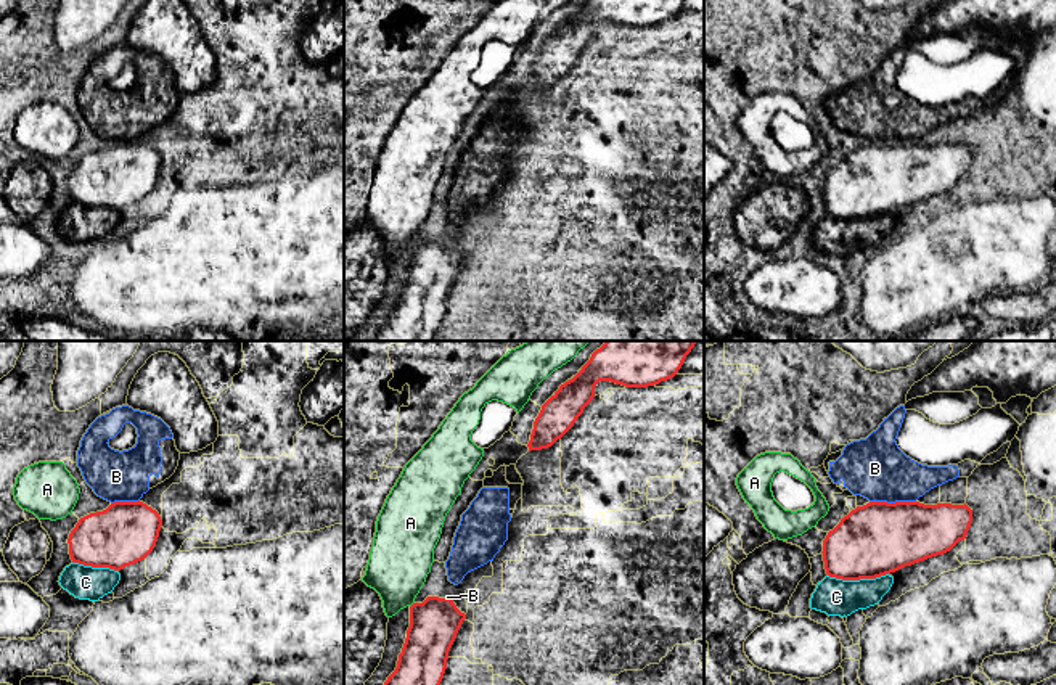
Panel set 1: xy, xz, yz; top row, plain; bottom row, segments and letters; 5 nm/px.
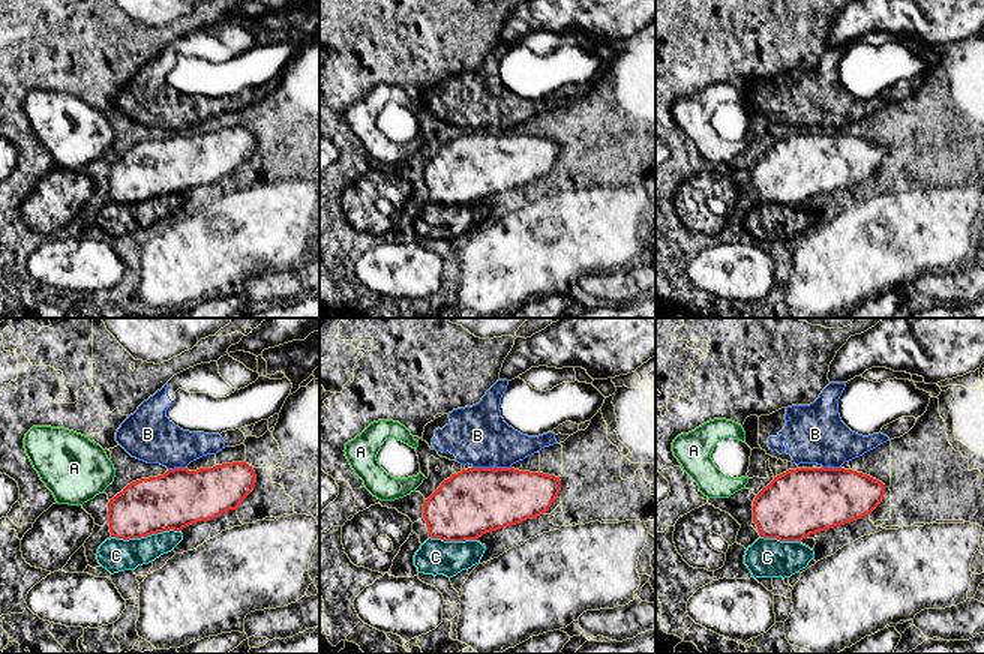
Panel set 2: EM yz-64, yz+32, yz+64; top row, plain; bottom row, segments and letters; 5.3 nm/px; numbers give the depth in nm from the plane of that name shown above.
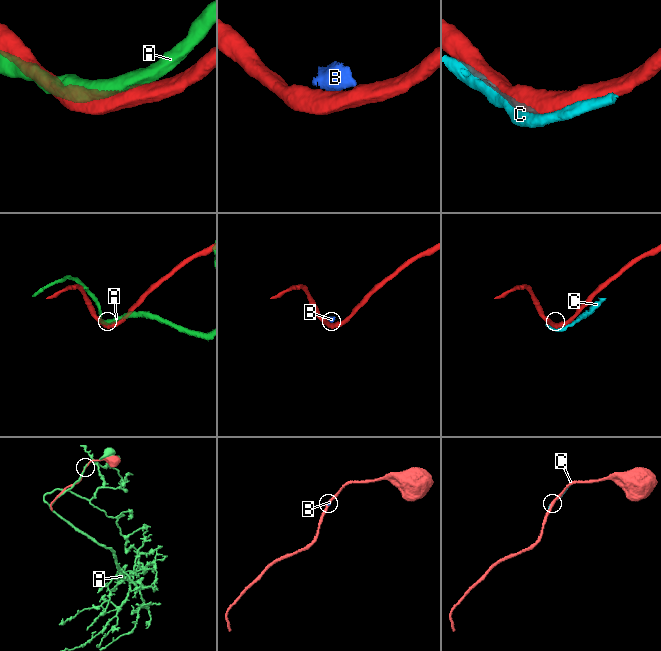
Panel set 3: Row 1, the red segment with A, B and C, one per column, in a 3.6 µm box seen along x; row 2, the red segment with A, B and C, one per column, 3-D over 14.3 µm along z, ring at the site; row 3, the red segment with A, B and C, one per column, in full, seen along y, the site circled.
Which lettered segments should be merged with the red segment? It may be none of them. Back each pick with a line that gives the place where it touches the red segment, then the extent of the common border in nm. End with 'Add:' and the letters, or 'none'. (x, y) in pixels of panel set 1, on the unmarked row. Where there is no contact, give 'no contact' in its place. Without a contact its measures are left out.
Add: none

